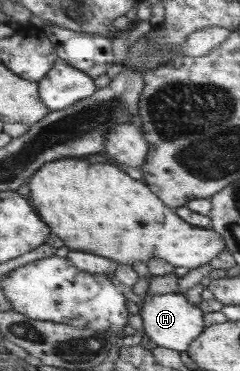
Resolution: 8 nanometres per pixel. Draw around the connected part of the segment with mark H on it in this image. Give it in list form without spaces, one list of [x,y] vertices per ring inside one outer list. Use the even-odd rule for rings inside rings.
[[[146,293],[140,309],[145,332],[151,341],[157,346],[171,348],[178,353],[187,352],[192,341],[195,341],[206,330],[204,313],[200,305],[191,304],[182,293],[160,295]]]

